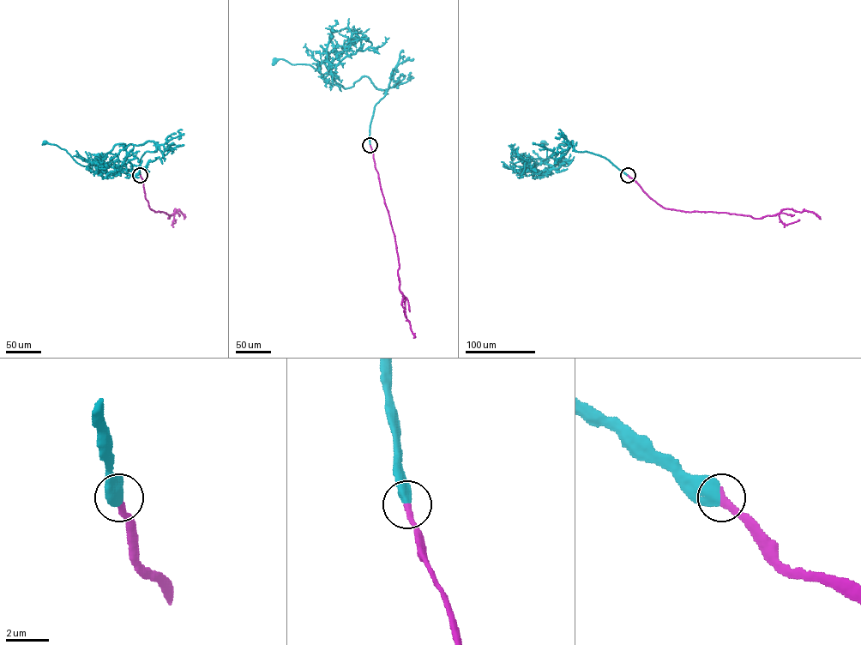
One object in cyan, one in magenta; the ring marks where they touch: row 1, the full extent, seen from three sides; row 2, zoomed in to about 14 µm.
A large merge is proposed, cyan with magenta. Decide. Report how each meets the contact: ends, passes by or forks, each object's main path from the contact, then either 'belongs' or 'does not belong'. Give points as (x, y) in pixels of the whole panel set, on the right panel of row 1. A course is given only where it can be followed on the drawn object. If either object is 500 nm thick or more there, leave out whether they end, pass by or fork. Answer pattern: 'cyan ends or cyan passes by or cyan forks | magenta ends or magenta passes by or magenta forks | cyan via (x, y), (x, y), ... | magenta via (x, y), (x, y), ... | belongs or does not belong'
cyan via (628, 175), (604, 157), (575, 151), (573, 141), (559, 145), (571, 144), (550, 165), (543, 141) | magenta via (628, 175), (665, 208), (726, 213), (759, 219), (789, 208), (812, 212), (821, 219) | belongs

